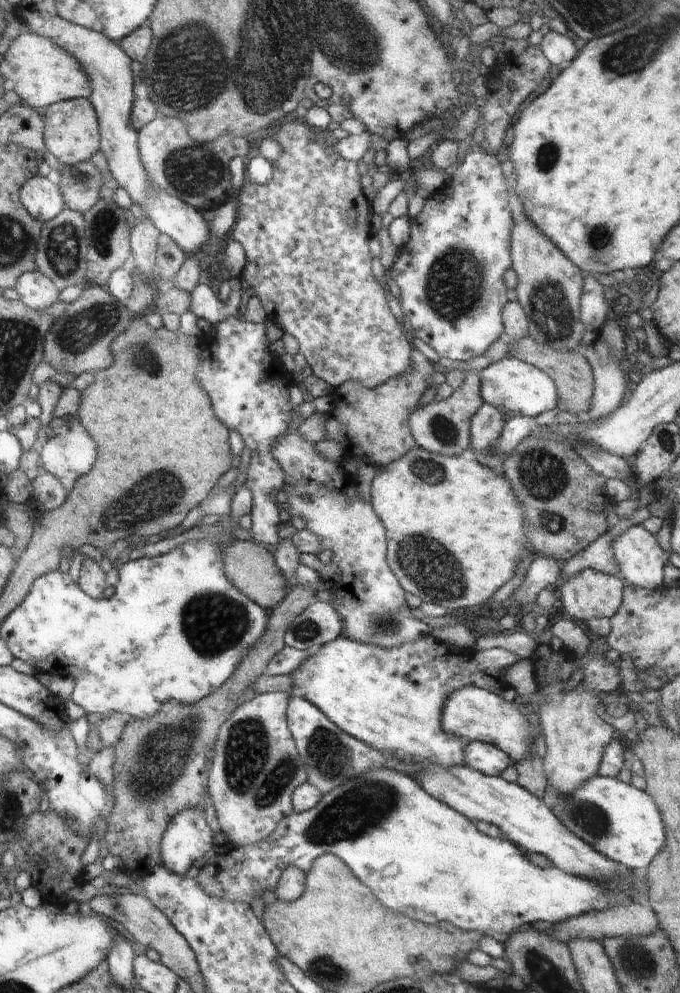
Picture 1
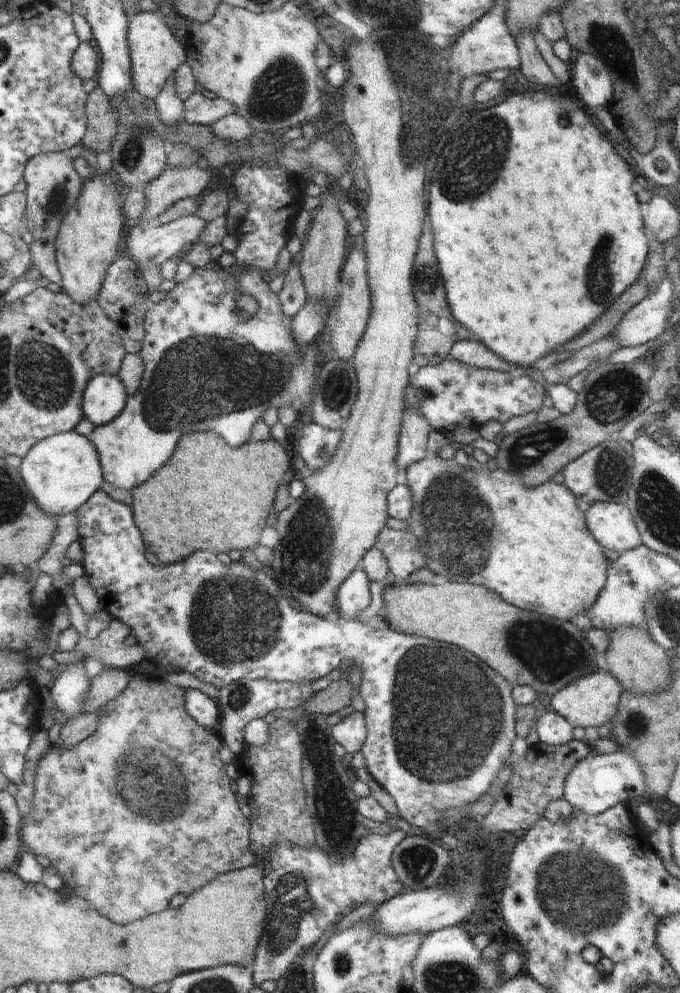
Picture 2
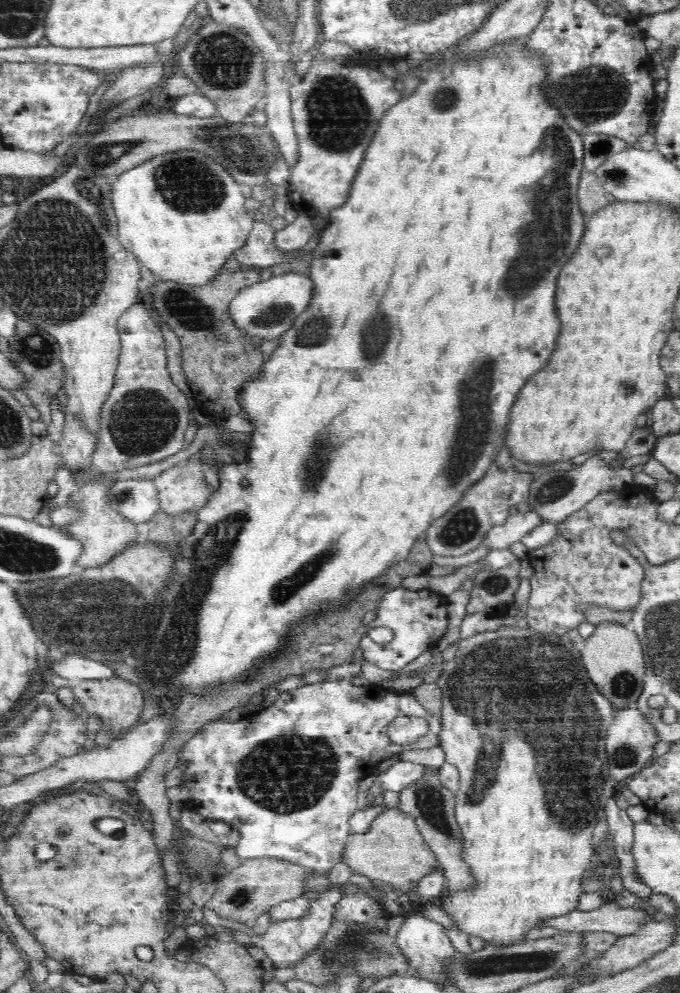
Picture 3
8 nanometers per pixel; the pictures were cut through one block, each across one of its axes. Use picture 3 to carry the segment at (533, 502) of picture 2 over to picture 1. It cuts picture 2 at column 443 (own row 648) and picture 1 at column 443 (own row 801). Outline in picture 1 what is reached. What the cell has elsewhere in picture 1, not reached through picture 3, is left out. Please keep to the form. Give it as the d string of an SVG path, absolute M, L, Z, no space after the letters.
M418 446L412 448L404 456L396 458L392 464L384 466L384 470L378 476L375 476L375 479L371 482L371 505L385 528L387 564L394 576L398 578L400 586L405 592L414 594L416 598L420 598L424 602L438 604L449 612L466 610L466 608L476 610L487 603L490 596L494 596L496 590L516 575L516 566L524 558L526 550L531 551L528 542L526 514L524 514L520 500L516 498L514 490L510 488L508 479L503 474L492 472L492 468L488 468L488 466L476 462L476 460L467 460L460 455L446 456L432 453Z

